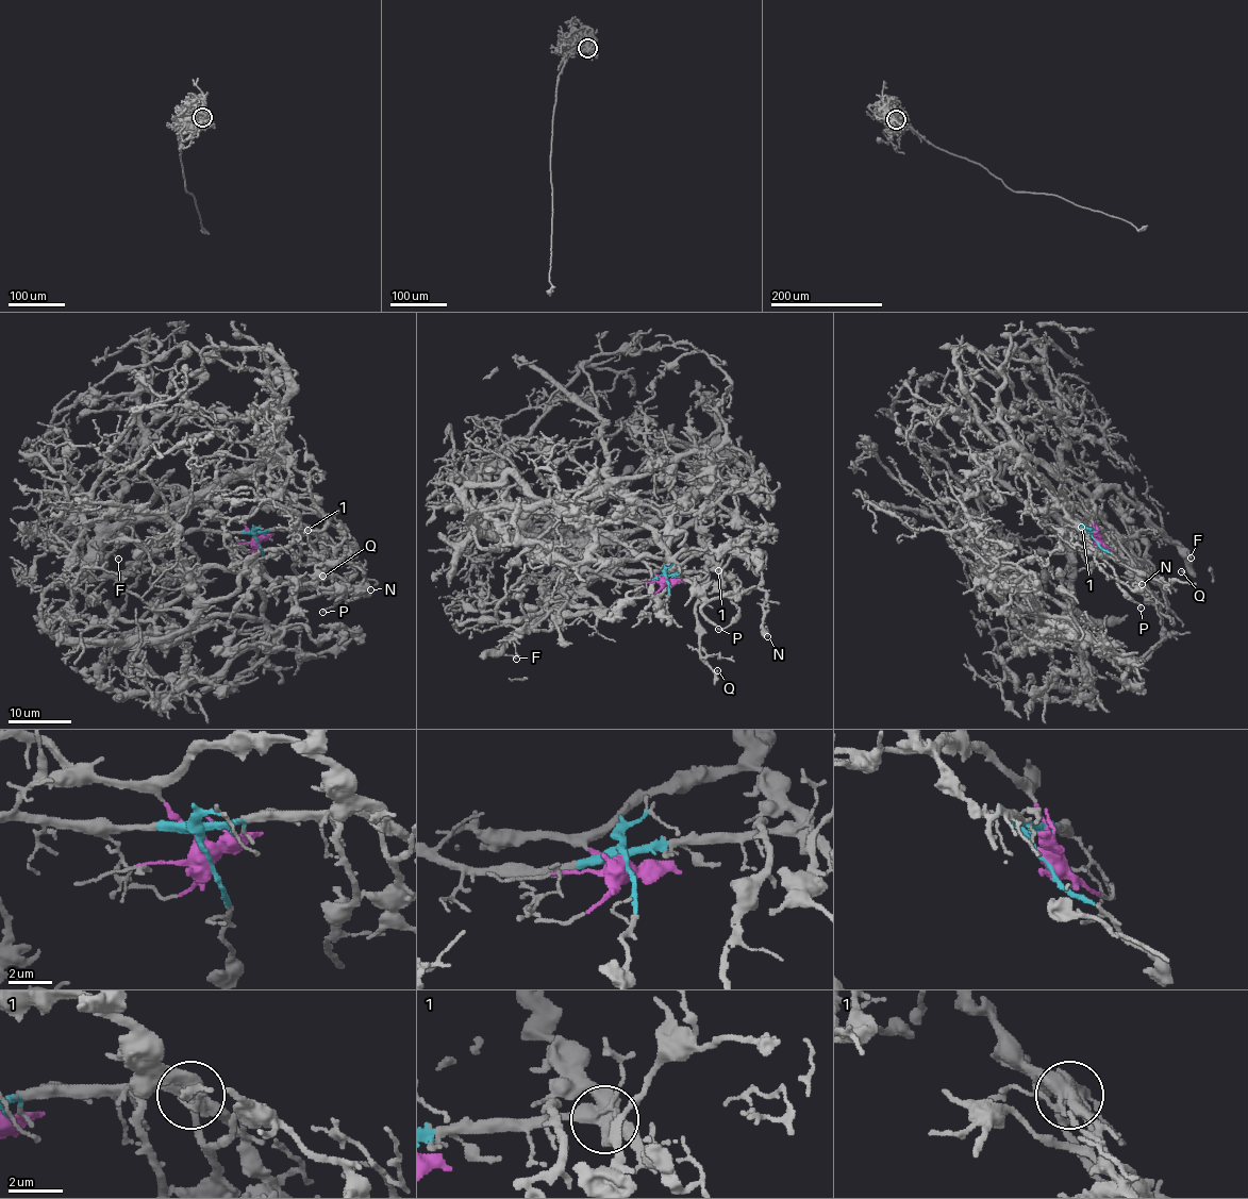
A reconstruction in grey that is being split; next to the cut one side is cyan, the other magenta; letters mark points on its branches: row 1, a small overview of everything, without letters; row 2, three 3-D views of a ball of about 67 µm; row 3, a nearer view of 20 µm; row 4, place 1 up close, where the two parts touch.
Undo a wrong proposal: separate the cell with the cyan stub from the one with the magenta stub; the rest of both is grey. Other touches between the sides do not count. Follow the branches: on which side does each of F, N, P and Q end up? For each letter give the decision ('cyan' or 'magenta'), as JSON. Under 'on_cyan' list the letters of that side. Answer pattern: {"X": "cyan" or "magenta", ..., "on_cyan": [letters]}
{"F": "magenta", "N": "cyan", "P": "magenta", "Q": "cyan", "on_cyan": ["N", "Q"]}

